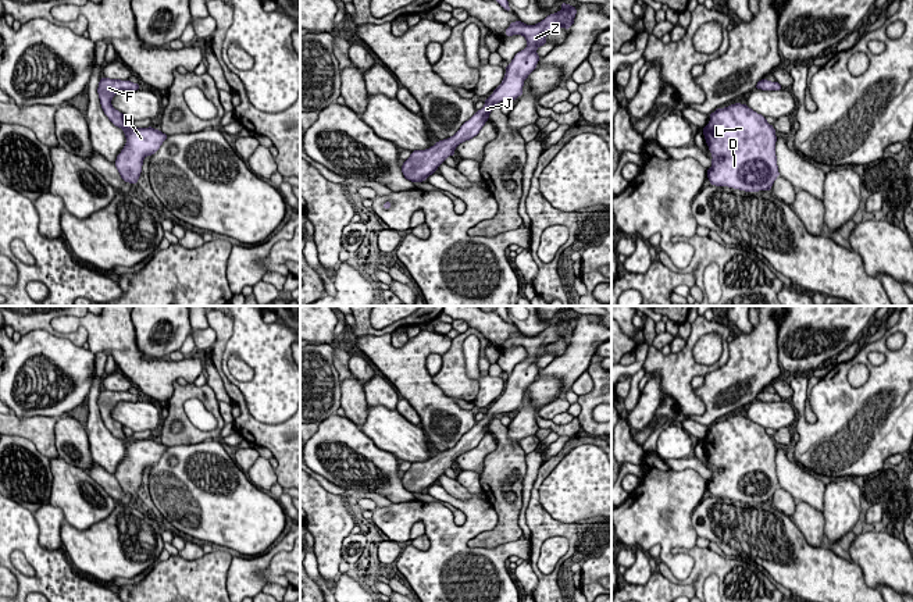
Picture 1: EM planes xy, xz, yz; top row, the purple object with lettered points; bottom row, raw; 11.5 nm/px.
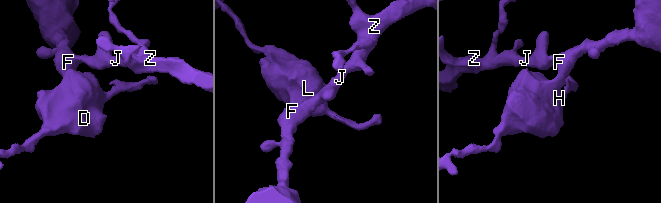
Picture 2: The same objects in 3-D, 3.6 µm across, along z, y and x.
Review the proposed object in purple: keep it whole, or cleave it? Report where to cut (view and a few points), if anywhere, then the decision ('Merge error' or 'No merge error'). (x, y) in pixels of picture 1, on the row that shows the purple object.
No split. No merge error

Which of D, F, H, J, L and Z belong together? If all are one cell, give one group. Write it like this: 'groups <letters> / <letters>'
groups D F H J L Z

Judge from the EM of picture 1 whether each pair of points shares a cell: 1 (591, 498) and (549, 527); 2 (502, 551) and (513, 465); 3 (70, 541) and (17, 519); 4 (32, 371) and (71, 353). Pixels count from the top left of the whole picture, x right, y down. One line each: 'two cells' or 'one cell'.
1: two cells
2: two cells
3: two cells
4: one cell

